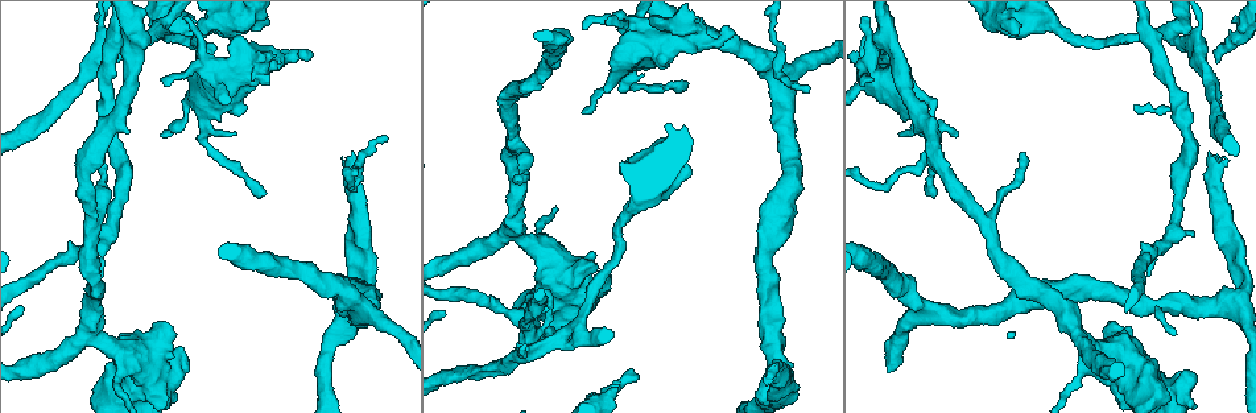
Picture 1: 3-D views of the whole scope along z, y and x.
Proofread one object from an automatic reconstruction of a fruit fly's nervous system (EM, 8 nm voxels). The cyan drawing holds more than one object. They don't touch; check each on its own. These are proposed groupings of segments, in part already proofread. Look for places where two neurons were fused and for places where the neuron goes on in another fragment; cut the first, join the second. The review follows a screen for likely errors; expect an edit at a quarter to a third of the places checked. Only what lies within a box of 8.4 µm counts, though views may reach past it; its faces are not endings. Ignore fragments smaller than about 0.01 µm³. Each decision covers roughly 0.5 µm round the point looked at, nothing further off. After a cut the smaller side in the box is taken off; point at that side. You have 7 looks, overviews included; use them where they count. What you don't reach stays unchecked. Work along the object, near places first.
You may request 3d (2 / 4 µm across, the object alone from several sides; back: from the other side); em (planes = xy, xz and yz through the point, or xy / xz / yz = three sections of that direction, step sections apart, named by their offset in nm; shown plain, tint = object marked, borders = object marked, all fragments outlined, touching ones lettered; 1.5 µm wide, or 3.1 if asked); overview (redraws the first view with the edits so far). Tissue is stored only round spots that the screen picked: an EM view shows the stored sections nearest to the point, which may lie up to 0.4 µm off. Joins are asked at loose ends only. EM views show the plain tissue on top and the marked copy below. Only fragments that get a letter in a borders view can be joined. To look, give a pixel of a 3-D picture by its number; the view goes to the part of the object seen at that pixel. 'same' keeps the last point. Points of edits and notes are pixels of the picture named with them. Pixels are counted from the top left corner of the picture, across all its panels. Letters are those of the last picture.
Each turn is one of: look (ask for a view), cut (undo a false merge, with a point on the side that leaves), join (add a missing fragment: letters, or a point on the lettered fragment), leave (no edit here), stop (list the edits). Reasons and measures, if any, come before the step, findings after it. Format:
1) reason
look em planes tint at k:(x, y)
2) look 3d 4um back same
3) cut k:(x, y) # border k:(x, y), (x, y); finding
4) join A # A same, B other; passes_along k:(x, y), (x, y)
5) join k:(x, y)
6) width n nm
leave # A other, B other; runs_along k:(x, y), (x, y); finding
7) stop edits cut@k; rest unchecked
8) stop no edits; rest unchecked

an open end
look 3d 2um at 1:(765, 384)

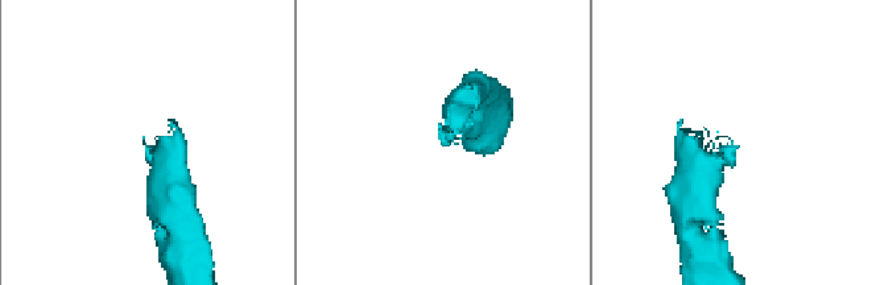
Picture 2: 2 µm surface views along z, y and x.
look em xy step 8 borders at 2:(443, 144)

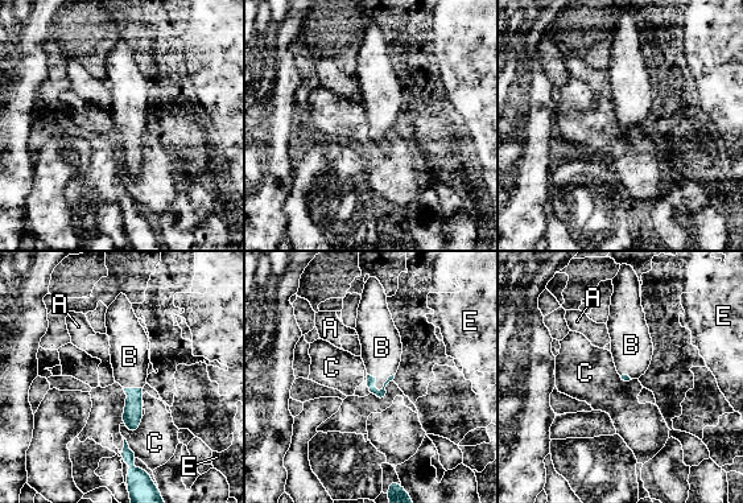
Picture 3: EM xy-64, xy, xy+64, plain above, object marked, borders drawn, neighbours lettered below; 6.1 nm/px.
look em planes borders same

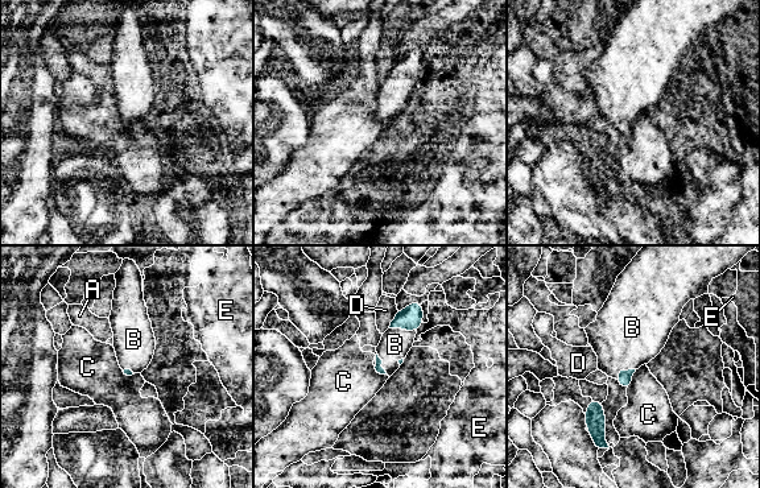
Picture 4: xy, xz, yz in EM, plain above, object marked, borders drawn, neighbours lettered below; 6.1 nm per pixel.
join B # A other, B same, C other, D other, E other; the neuron continues

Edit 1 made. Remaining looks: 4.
arms part here
look em planes borders at 1:(1077, 331)

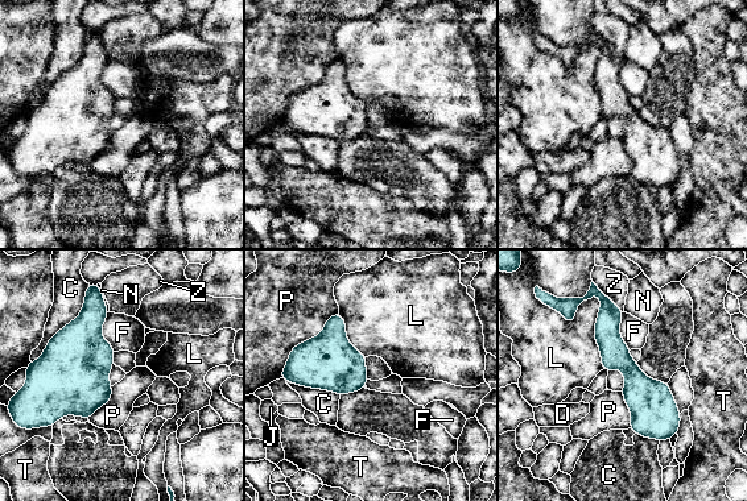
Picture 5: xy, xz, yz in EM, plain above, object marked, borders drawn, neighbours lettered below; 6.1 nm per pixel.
width 360 nm
leave # C other, D other, F other, J other, L other, N other, P other, T other, Z other; border 5:(87, 286), (82, 310), (31, 361); all the same neuron

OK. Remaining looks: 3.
sharp bend
look em xz step 4 tint at 1:(578, 319)

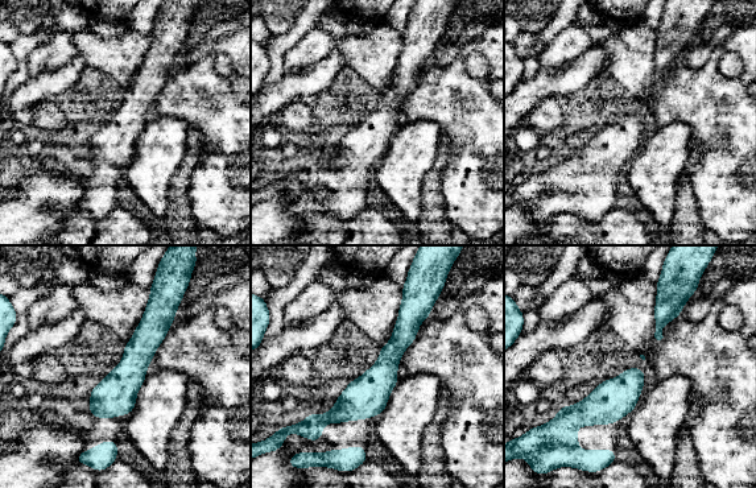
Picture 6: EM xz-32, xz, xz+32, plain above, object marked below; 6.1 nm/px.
cut it another way
look em planes borders same

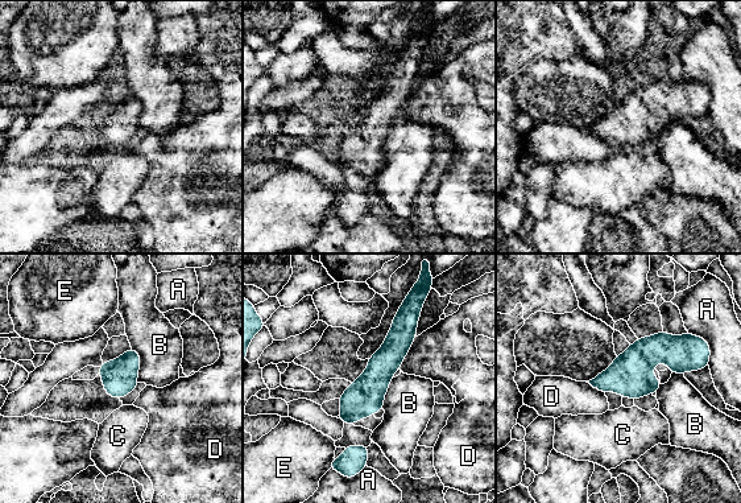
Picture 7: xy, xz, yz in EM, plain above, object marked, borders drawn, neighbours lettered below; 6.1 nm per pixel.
leave # A other, B other, C other, D other, E other; border 7:(131, 346), (140, 357), (139, 382); one neuron here

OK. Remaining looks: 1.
stop edits join@4; rest unchecked

